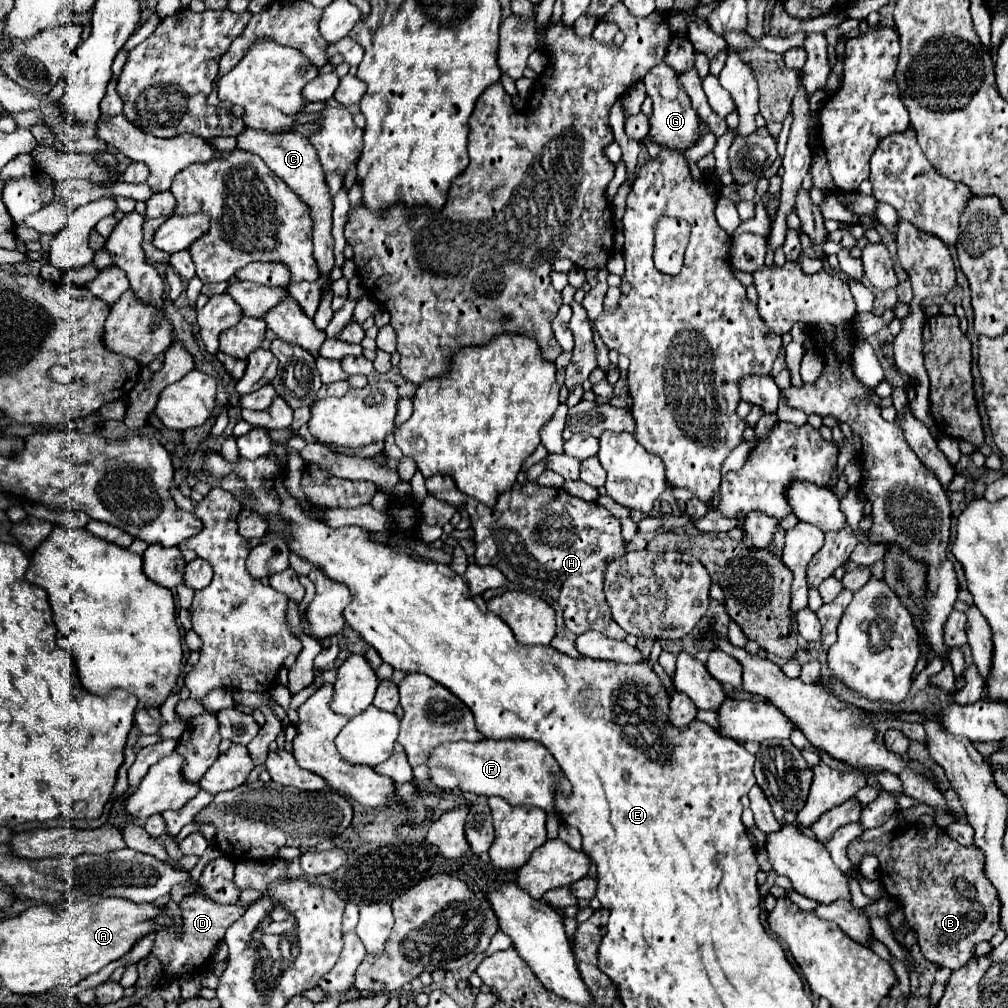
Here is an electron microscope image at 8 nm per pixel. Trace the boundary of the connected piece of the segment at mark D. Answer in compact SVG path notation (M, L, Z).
M193 894L184 897L179 904L182 913L182 926L176 932L174 928L160 930L156 934L156 942L152 952L160 958L164 964L164 972L168 974L178 974L182 968L200 968L208 962L212 948L224 938L226 928L234 924L242 916L242 906L238 904L216 904L214 900L206 898L202 894Z

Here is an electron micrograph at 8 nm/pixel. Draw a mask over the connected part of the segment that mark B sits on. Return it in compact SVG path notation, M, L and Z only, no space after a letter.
M906 826L896 834L882 836L870 842L852 840L848 846L848 858L858 866L862 854L876 854L880 860L880 880L890 896L894 896L904 906L904 916L910 928L918 936L920 950L926 960L940 968L958 970L966 966L972 958L976 958L976 946L980 942L988 942L1000 930L1000 904L998 892L990 884L984 874L984 856L982 850L960 846L954 838L950 838L938 826L922 828L922 826Z

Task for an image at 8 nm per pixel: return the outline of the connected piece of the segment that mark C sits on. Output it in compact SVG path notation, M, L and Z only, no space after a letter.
M244 128L238 134L238 148L248 150L258 154L272 172L276 172L276 176L280 176L298 196L306 198L304 202L310 206L312 216L314 216L314 258L320 270L320 278L328 276L328 272L332 272L334 268L334 238L330 234L332 230L332 200L328 194L328 186L324 180L324 172L318 164L318 156L316 156L316 148L302 136L296 132L266 132L266 130L254 130L254 128Z

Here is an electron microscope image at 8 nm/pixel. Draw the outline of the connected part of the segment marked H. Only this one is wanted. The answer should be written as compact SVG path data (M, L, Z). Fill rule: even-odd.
M434 474L426 478L426 490L436 500L442 500L452 506L458 506L458 504L466 506L472 526L480 528L476 530L476 538L474 538L476 564L496 566L512 584L524 586L532 594L540 592L550 596L556 604L560 604L564 612L564 622L576 636L588 630L598 630L614 640L626 638L624 628L620 628L614 622L610 614L610 606L604 598L604 570L608 568L610 562L626 554L626 544L620 536L620 522L606 508L602 508L596 502L578 500L568 492L564 492L562 488L548 488L536 482L514 484L514 488L506 490L504 496L500 496L496 510L482 508L482 504L478 504L476 500L470 500L470 496L462 496L462 492L454 488L454 480L450 480L450 476L446 474Z

